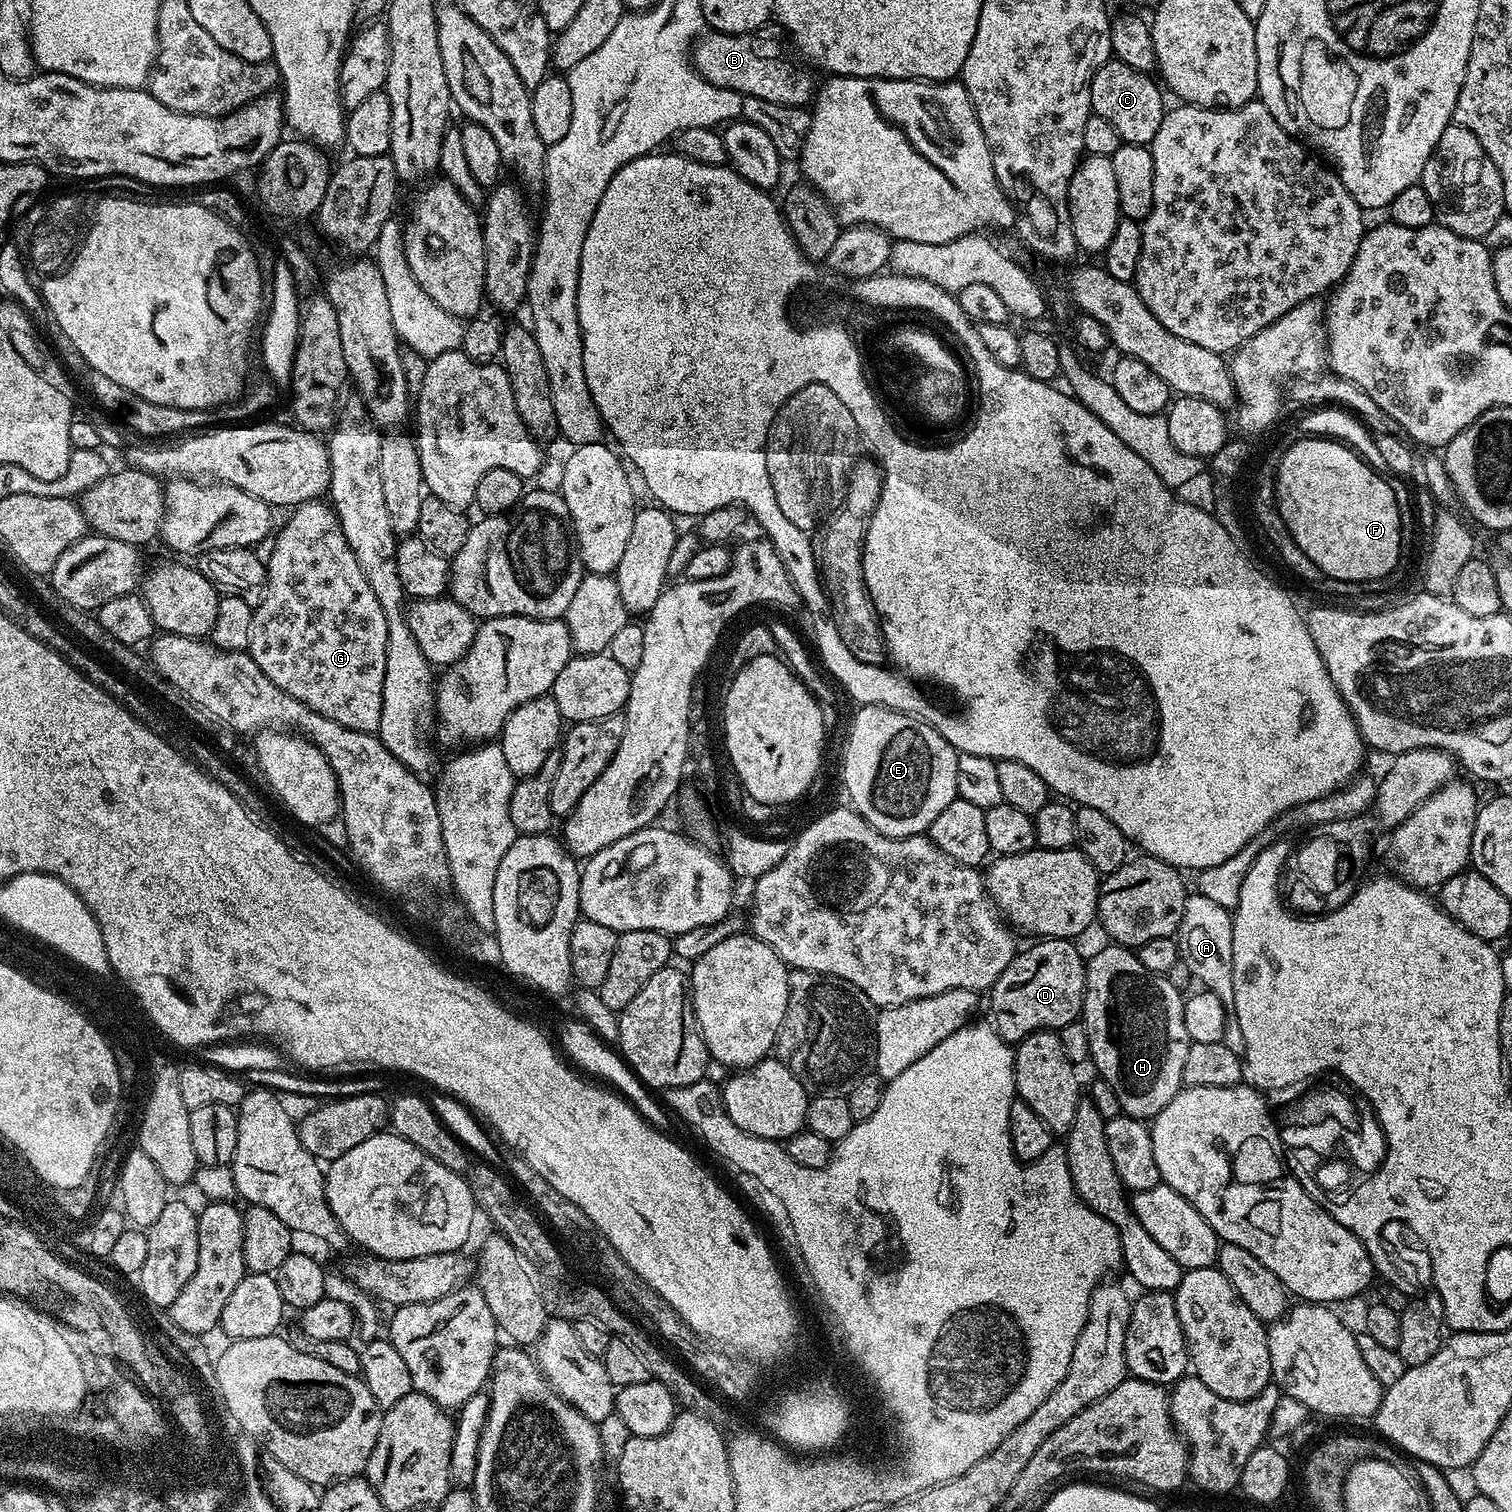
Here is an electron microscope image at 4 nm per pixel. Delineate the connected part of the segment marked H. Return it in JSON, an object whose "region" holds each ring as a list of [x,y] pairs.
{"region":[[[1115,942],[1109,943],[1107,946],[1109,948],[1100,948],[1092,957],[1090,955],[1088,956],[1084,969],[1086,986],[1084,987],[1082,1023],[1086,1030],[1086,1038],[1090,1038],[1090,1064],[1091,1067],[1096,1067],[1095,1075],[1099,1079],[1110,1082],[1110,1087],[1114,1089],[1114,1094],[1118,1094],[1121,1113],[1126,1116],[1133,1116],[1135,1120],[1148,1122],[1151,1121],[1152,1117],[1157,1116],[1166,1106],[1170,1106],[1170,1102],[1178,1095],[1184,1084],[1184,1067],[1186,1066],[1186,1054],[1188,1053],[1190,1043],[1185,1023],[1183,1022],[1185,997],[1182,995],[1181,989],[1170,986],[1167,976],[1159,976],[1150,970],[1146,970],[1146,966],[1142,966],[1142,962],[1138,962],[1138,958],[1133,949],[1125,948]]]}

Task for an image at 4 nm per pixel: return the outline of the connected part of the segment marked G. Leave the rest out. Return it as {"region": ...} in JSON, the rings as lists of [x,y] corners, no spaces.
{"region":[[[323,499],[307,500],[305,504],[297,504],[291,509],[288,521],[279,525],[274,539],[271,541],[272,553],[266,556],[266,567],[268,569],[268,581],[264,587],[264,597],[260,604],[252,610],[252,621],[250,622],[250,642],[247,653],[253,662],[278,686],[278,690],[286,690],[298,702],[310,706],[318,714],[330,718],[350,730],[359,732],[370,732],[373,734],[380,731],[380,719],[382,718],[382,682],[386,678],[386,614],[382,614],[382,606],[378,606],[378,598],[374,598],[374,590],[370,590],[370,582],[366,582],[366,574],[362,574],[362,566],[358,566],[358,558],[354,558],[354,550],[346,542],[346,534],[342,534],[342,526],[338,522],[336,512],[331,503]]]}

